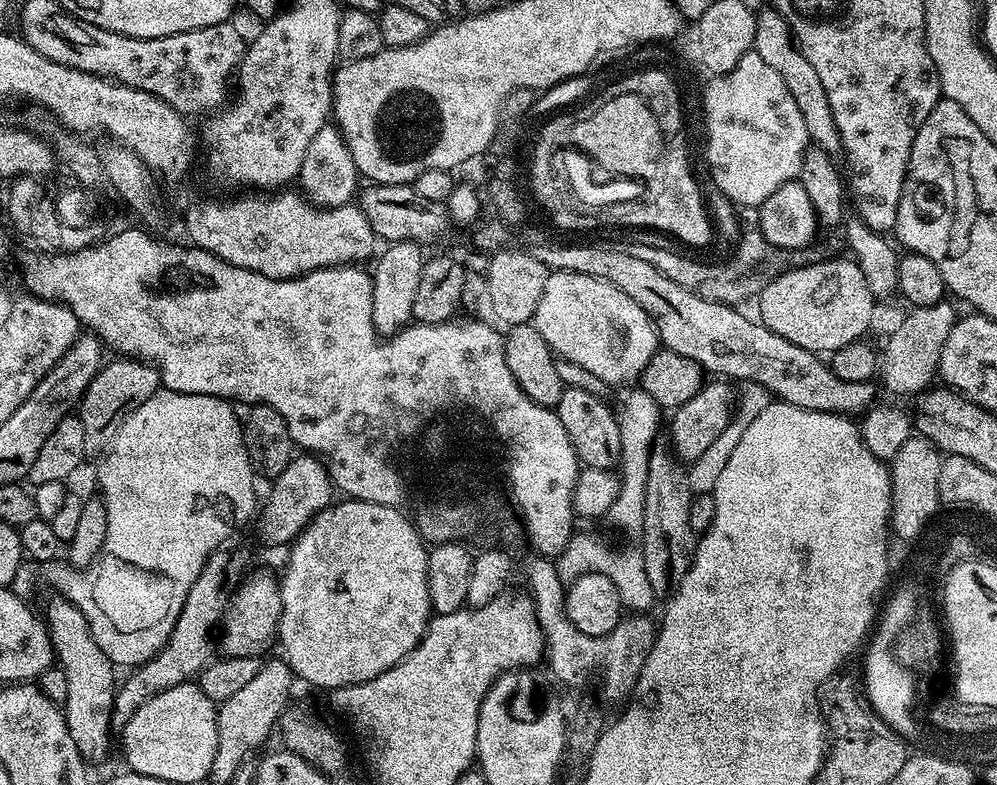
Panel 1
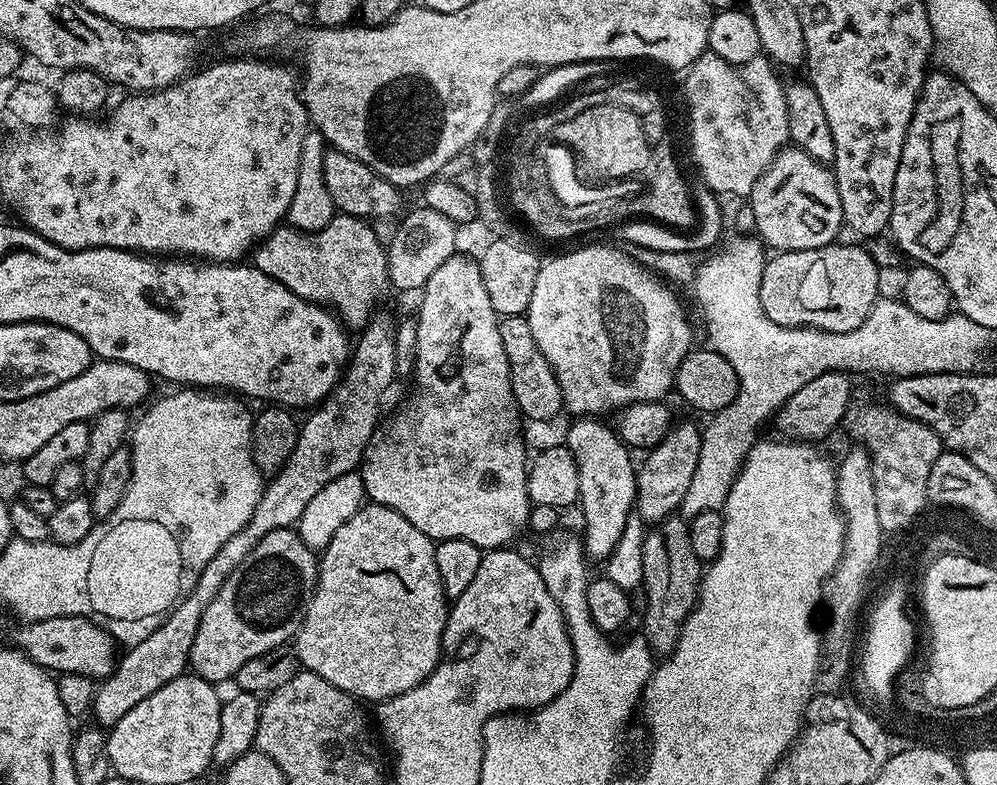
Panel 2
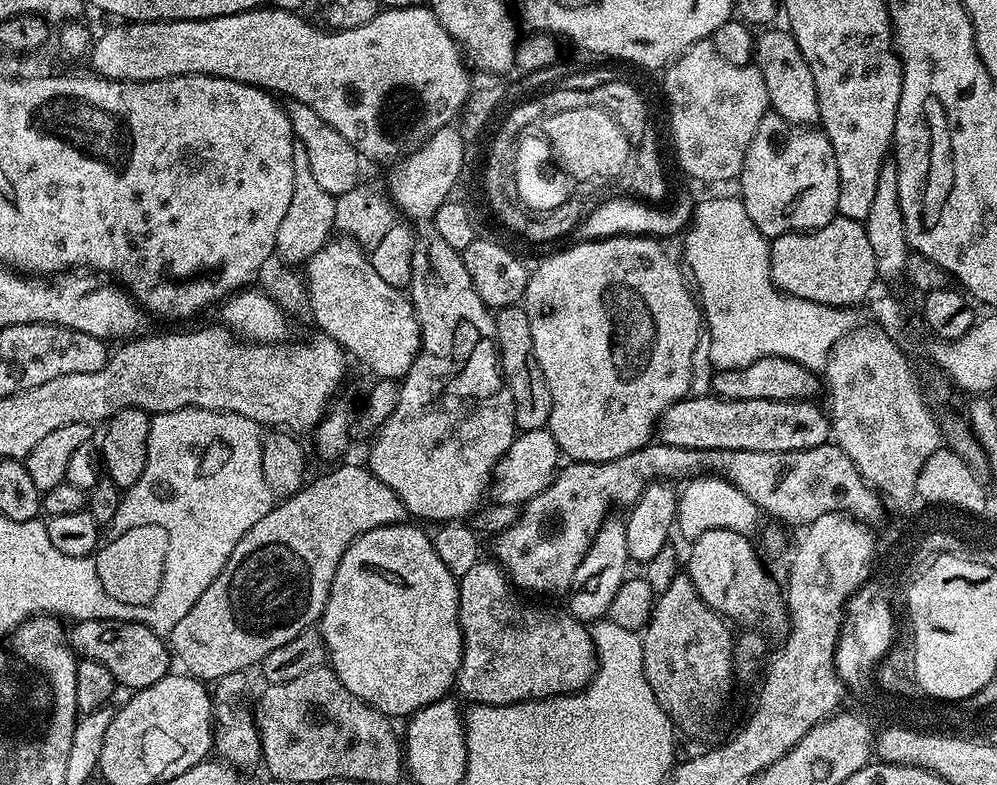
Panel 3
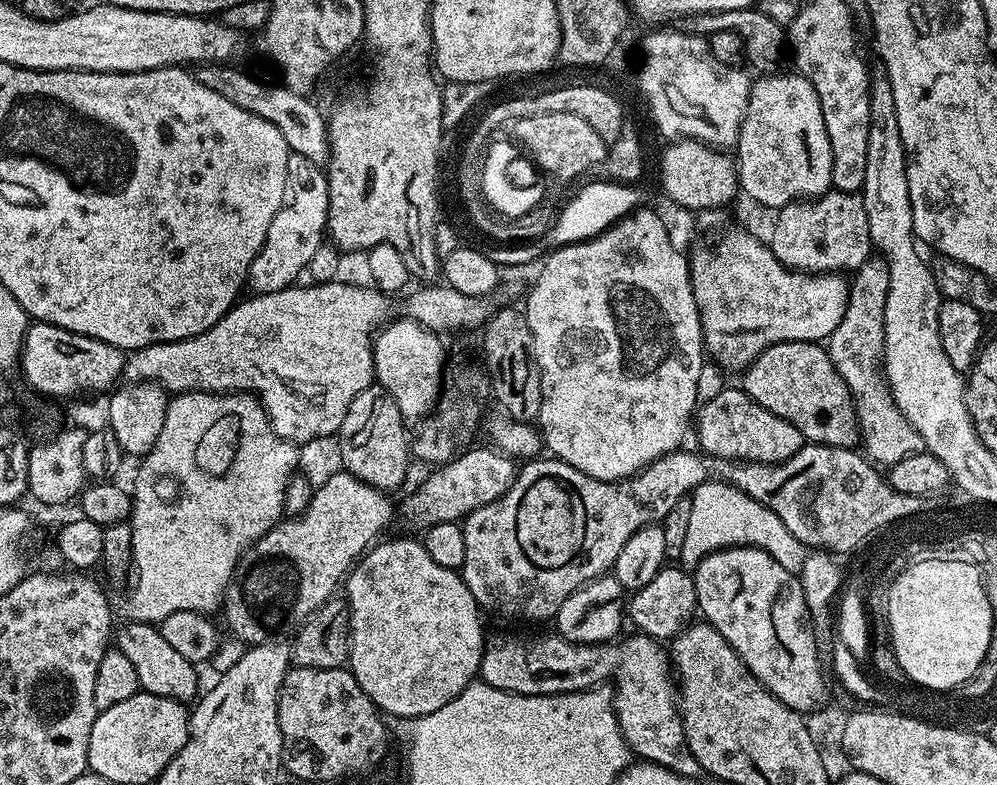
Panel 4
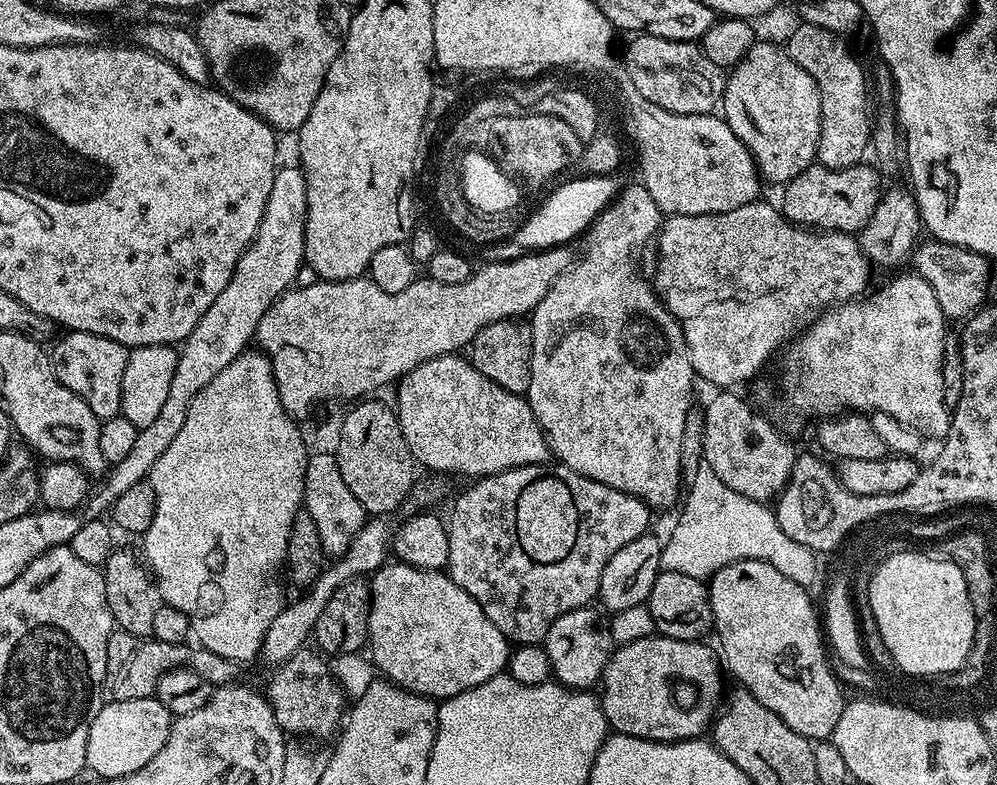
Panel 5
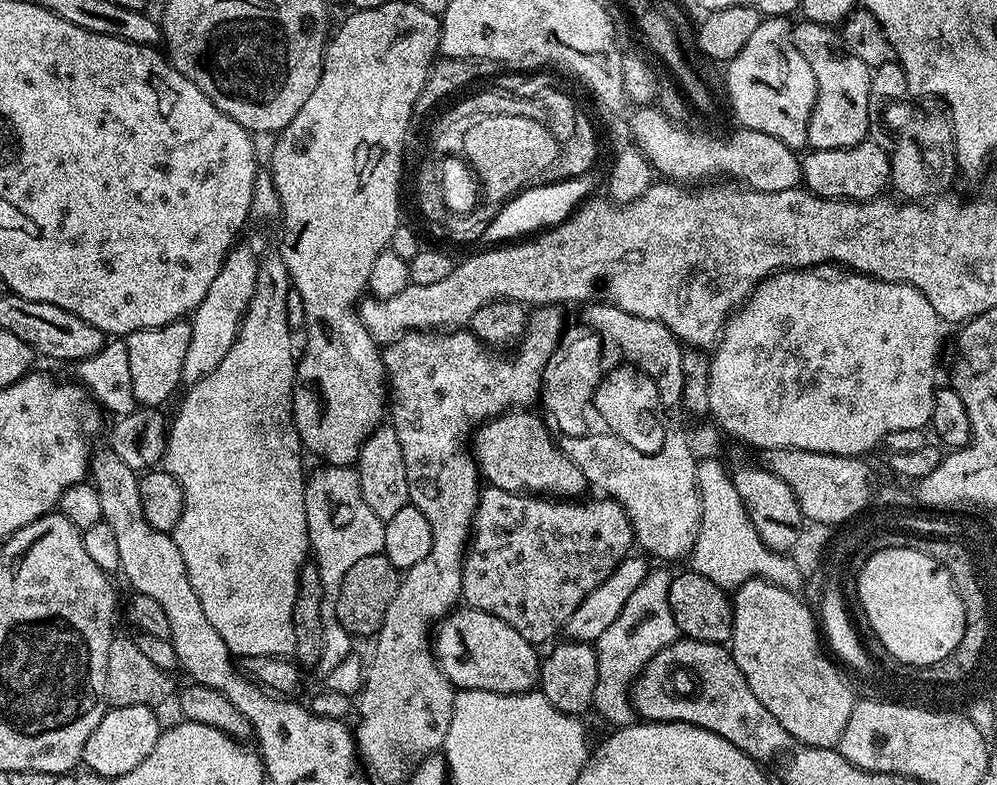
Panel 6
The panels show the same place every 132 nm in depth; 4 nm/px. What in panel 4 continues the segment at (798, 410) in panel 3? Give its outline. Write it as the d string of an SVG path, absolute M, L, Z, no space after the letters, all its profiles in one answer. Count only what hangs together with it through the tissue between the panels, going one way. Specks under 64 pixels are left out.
M743 387L724 388L717 396L701 403L694 420L694 436L700 439L699 447L709 456L720 456L733 462L751 462L753 464L782 464L786 458L805 446L804 435L798 426L790 426L786 418L770 414L766 406L758 406L744 393Z

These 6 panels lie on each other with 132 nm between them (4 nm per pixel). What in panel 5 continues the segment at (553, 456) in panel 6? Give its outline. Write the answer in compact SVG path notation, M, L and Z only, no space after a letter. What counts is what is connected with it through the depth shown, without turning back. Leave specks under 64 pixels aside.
M449 354L424 360L414 370L401 376L395 385L394 411L406 445L415 463L432 472L461 472L468 478L493 476L511 468L549 463L548 442L544 431L532 416L527 399L519 392L502 390L498 382L490 382L473 366L471 359L460 354Z

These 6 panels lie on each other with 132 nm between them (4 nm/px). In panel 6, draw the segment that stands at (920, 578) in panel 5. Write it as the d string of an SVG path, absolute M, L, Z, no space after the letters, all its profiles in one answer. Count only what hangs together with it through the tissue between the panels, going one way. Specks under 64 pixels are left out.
M903 548L900 552L880 552L871 566L862 565L859 571L858 608L865 612L869 626L889 652L891 659L914 667L935 662L955 640L960 640L960 601L956 586L949 579L948 571L931 556L917 549Z

